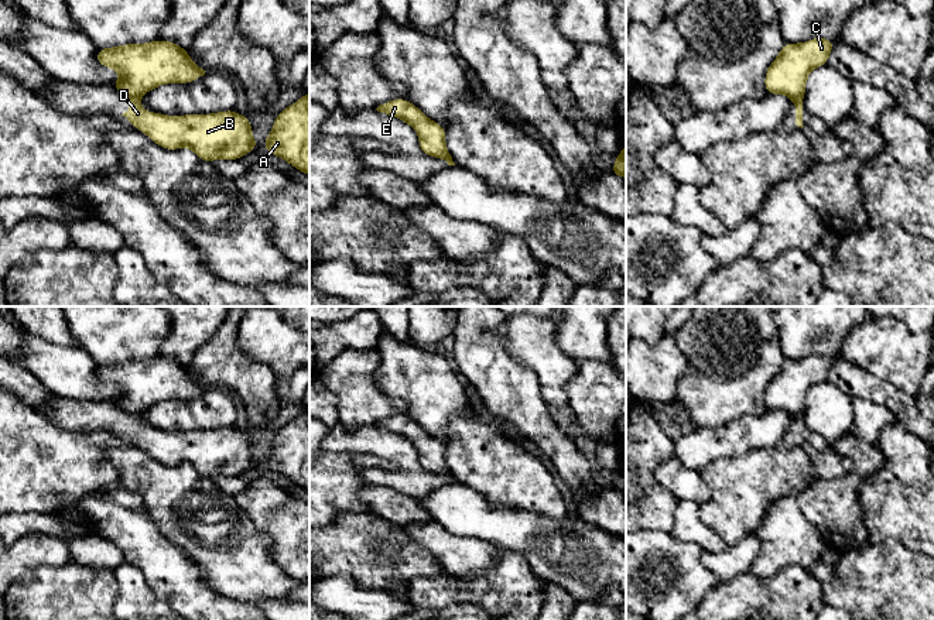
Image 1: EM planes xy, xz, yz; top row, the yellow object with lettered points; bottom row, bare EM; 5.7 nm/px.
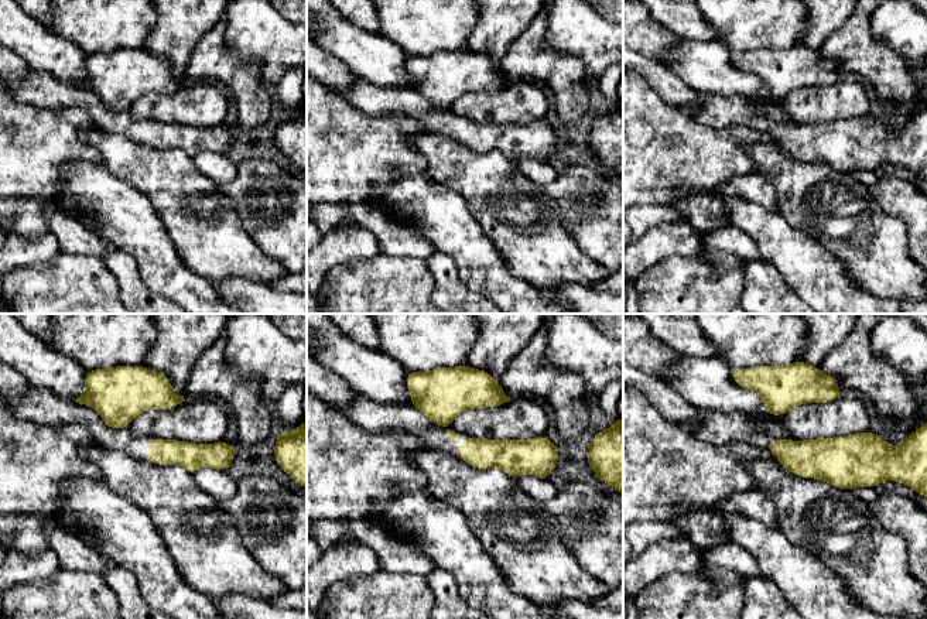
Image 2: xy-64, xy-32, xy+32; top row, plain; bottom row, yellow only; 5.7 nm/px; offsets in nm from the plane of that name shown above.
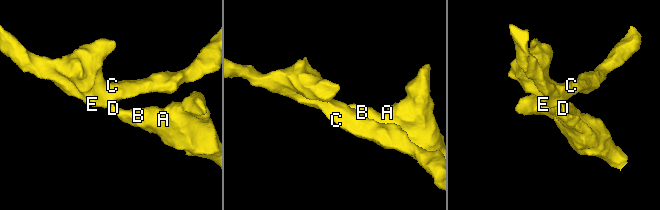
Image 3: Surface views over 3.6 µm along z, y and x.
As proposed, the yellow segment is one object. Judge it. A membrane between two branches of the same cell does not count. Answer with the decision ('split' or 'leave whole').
split

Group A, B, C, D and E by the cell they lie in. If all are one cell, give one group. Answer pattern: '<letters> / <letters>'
A B D / C E

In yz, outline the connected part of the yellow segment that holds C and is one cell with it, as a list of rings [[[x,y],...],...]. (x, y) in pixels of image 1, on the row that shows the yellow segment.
[[[812,38],[803,44],[786,42],[766,72],[766,95],[783,93],[796,103],[803,100],[808,73],[828,64],[832,48],[834,41],[828,38]]]

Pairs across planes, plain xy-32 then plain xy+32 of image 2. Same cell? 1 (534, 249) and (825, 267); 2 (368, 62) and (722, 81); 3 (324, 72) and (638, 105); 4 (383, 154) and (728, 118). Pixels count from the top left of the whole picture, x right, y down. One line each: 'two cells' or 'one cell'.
1: two cells
2: one cell
3: two cells
4: two cells

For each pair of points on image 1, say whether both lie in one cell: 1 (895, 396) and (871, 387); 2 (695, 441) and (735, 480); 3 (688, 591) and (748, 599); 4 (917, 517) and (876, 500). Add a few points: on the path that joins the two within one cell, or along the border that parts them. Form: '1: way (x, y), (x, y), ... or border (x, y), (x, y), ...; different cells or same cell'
1: way (889, 396), (876, 390); same cell
2: border (749, 452), (711, 461), (700, 472); different cells
3: border (719, 582), (698, 605); different cells
4: way (907, 507), (902, 502), (886, 500); same cell

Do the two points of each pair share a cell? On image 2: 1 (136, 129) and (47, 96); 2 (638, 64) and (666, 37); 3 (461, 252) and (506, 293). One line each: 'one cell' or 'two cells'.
1: one cell
2: two cells
3: one cell

